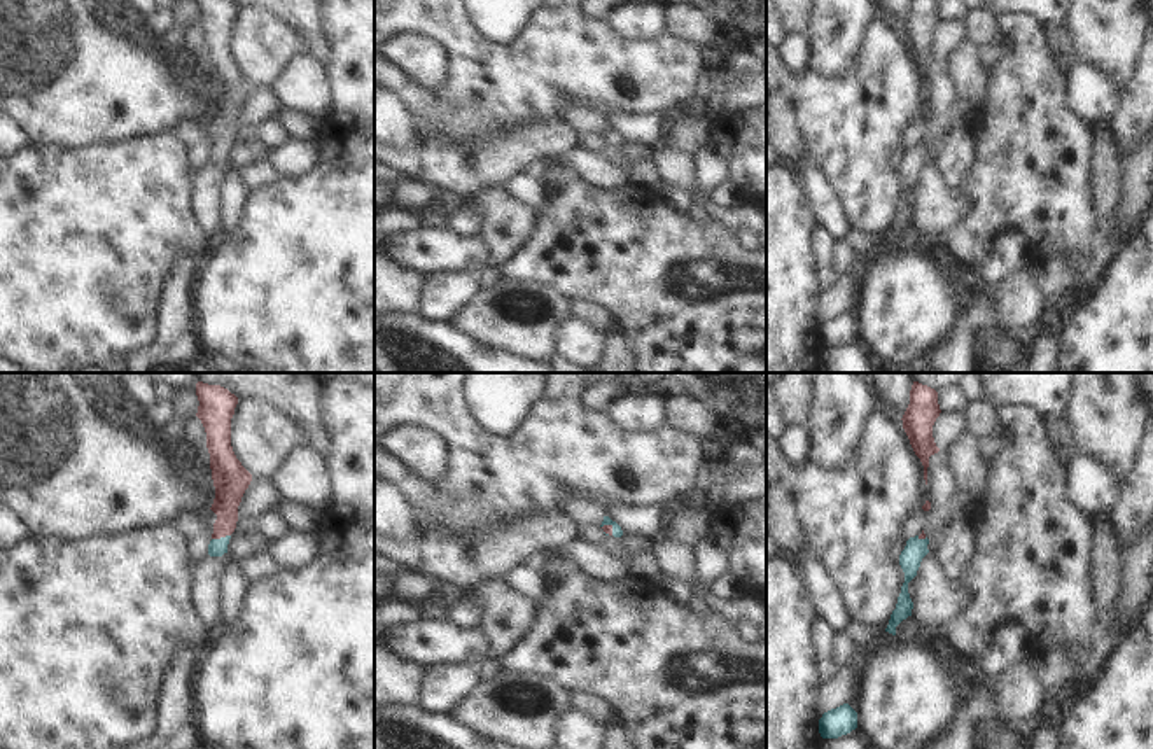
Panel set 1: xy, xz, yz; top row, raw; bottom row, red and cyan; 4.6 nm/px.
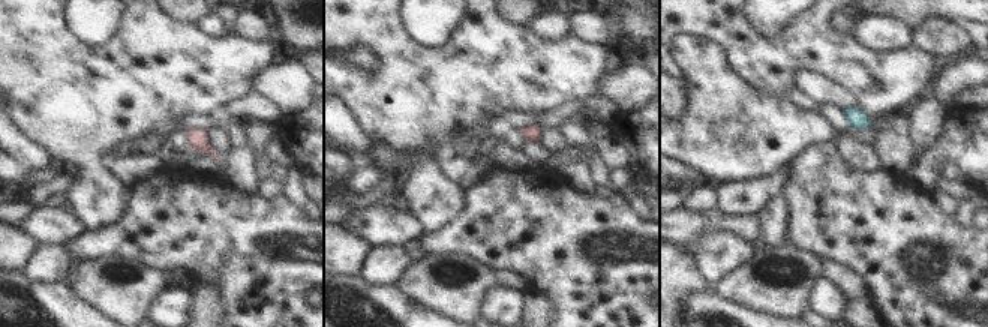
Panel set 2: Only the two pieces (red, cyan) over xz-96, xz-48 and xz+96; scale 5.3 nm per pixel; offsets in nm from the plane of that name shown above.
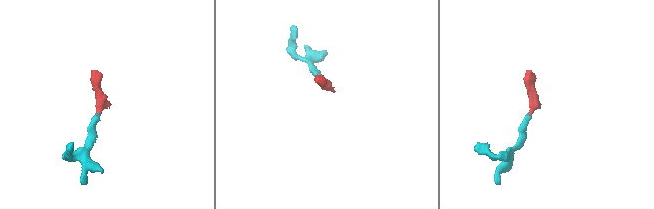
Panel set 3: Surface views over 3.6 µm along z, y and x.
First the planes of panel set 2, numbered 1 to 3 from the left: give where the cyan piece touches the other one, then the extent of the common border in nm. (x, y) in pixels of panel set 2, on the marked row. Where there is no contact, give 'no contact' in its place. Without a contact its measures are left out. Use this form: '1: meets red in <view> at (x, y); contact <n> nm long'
1: no contact
2: no contact
3: no contact

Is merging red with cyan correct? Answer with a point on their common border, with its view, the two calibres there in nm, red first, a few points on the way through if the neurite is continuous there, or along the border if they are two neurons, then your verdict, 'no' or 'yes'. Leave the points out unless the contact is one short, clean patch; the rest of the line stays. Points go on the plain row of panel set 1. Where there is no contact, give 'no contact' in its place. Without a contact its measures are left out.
xy (221, 144) | 150/80 nm | across xy (230, 91), (226, 132), (221, 144), (217, 154) | yes

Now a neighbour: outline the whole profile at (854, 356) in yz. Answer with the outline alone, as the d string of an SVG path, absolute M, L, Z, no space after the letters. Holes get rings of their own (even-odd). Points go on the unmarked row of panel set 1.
M856 336L838 346L822 346L822 369L824 373L880 373L868 343Z

